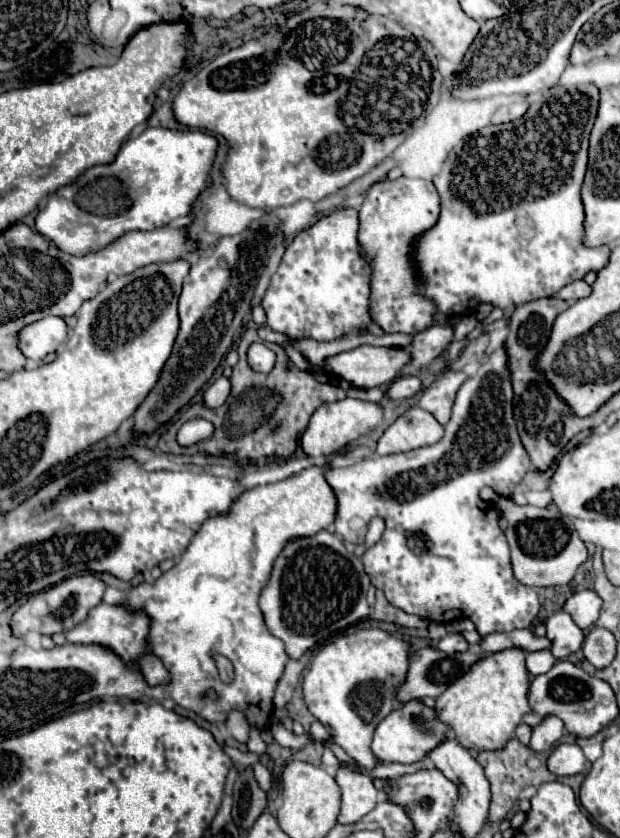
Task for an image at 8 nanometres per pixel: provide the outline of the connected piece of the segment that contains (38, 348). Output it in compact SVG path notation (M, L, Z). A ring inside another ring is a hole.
M47 315L31 325L25 325L17 333L17 343L27 359L41 361L49 353L55 353L67 339L67 325L61 317Z

